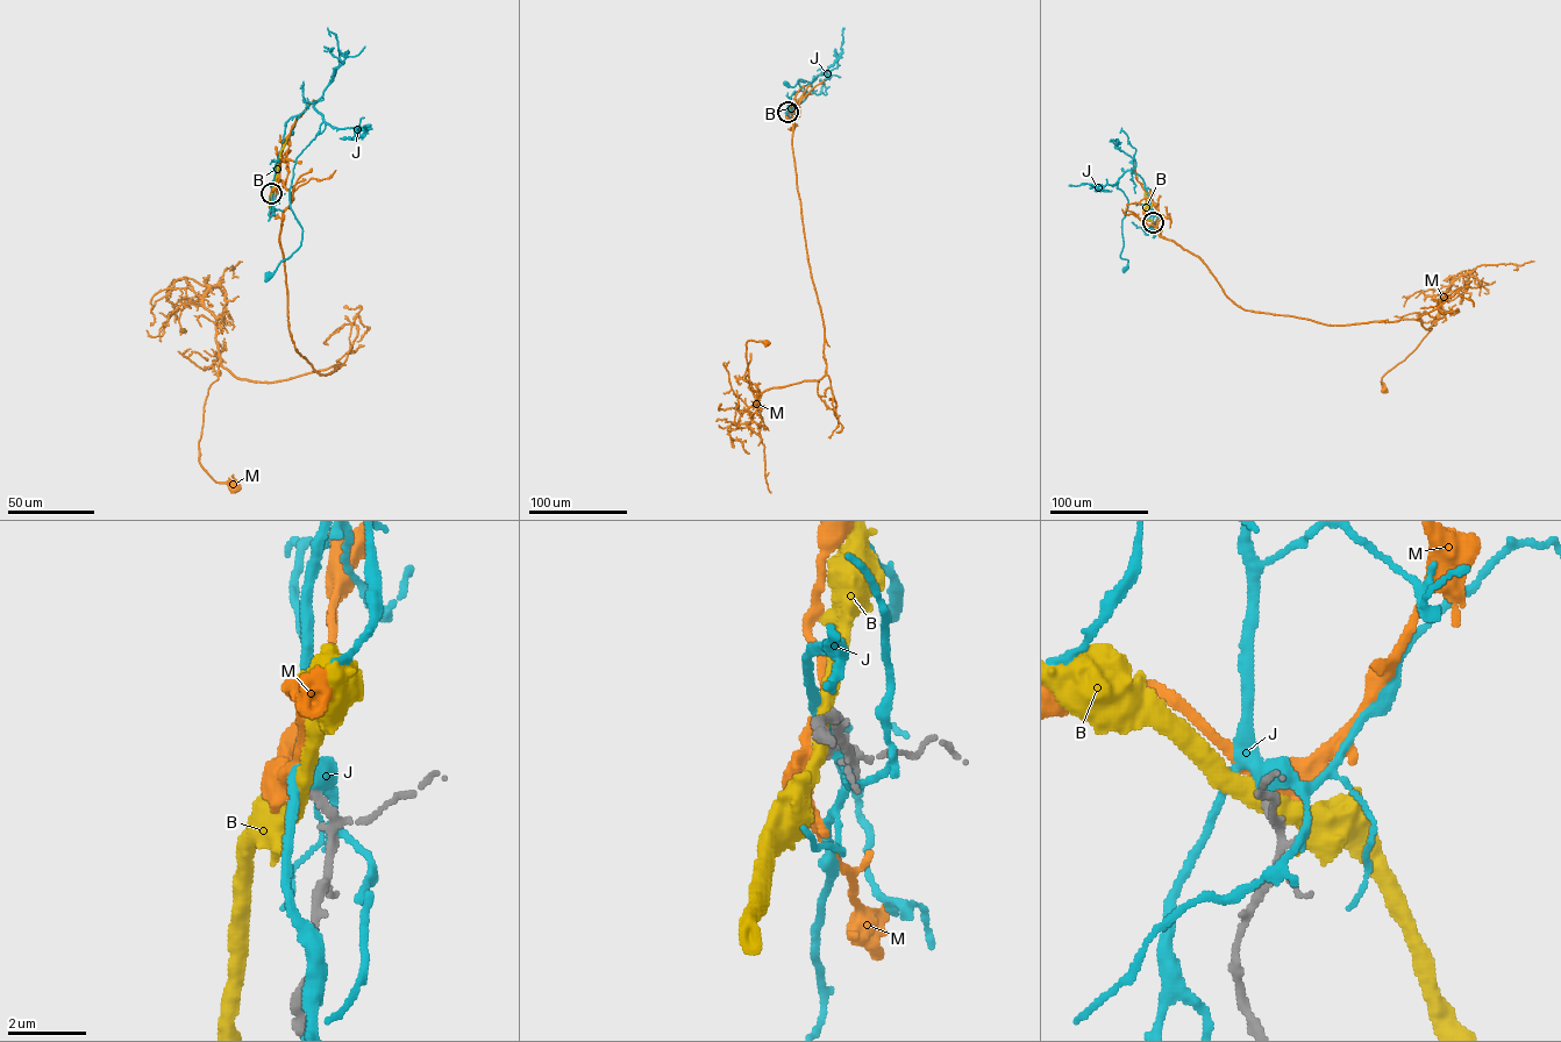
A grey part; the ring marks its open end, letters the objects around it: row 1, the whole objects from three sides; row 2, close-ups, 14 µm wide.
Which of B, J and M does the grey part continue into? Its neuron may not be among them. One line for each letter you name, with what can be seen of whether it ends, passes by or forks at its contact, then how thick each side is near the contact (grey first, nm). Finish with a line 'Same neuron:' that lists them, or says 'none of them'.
Same neuron: none of them

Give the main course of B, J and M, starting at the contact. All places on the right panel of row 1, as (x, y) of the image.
B: (1153, 222), (1143, 212), (1146, 191)
J: (1153, 222), (1143, 179), (1126, 170), (1117, 183), (1128, 201), (1121, 221), (1120, 257), (1128, 261), (1124, 269)
M: (1153, 222), (1245, 309), (1426, 329), (1435, 319), (1383, 390)

